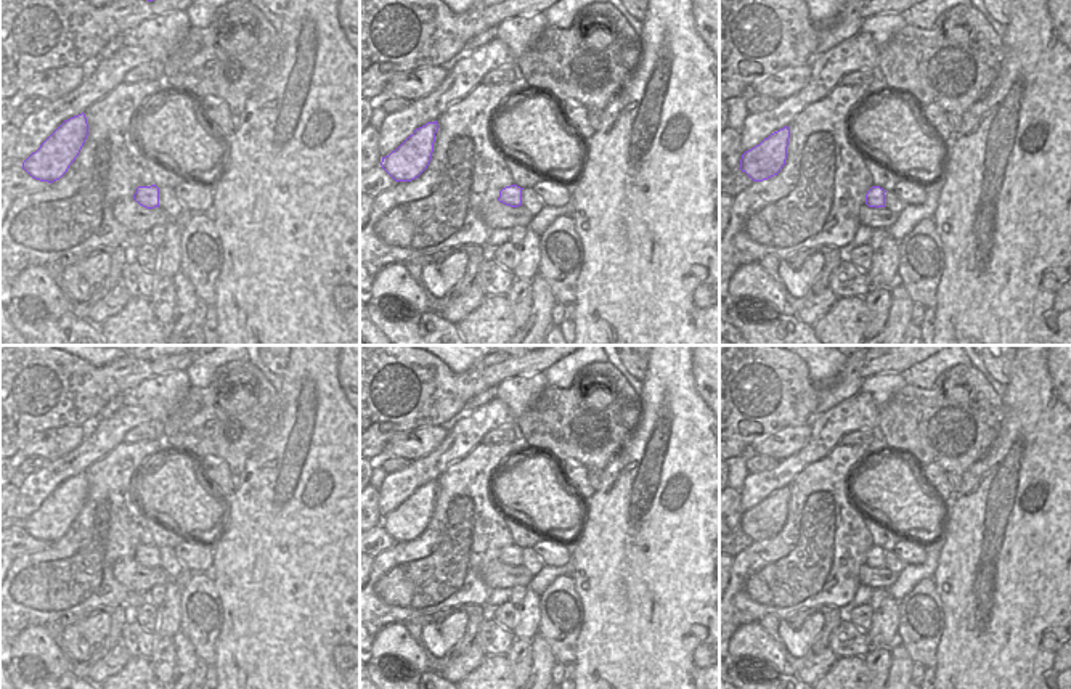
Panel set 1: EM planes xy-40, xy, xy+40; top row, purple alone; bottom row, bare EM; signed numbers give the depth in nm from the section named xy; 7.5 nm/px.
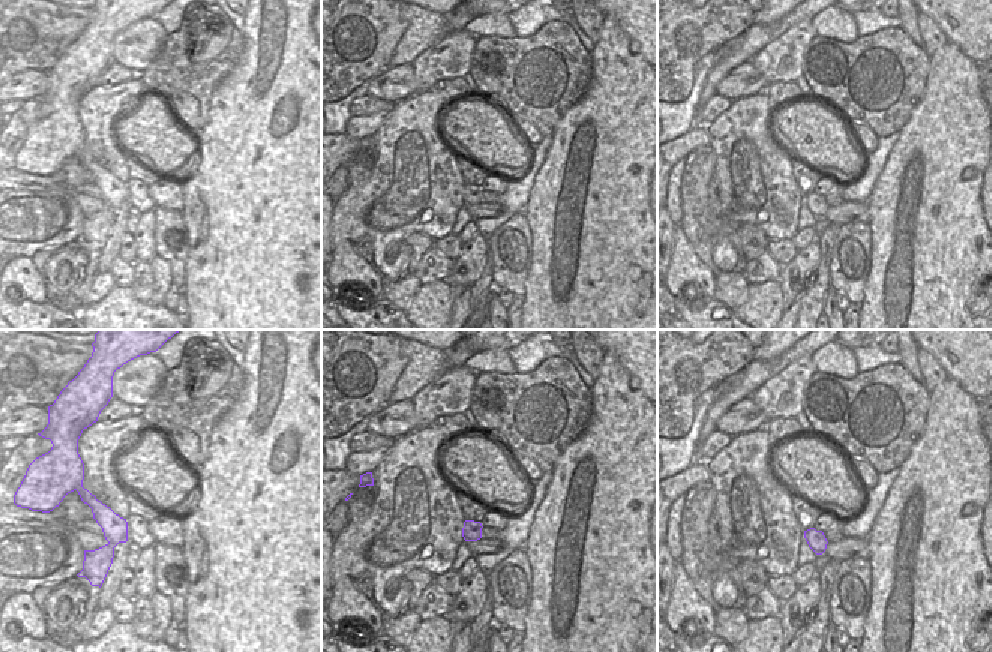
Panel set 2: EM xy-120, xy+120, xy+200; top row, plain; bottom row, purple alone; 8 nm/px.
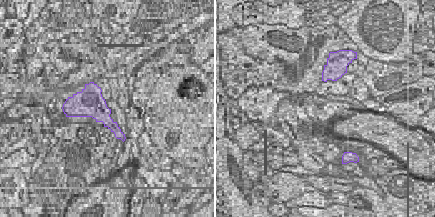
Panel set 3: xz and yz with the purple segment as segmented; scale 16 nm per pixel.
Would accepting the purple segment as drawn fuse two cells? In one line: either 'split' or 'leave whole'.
leave whole

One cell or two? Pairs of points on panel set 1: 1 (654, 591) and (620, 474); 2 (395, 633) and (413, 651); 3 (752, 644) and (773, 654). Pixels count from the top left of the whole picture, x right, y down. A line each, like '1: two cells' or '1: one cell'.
1: one cell
2: one cell
3: one cell

